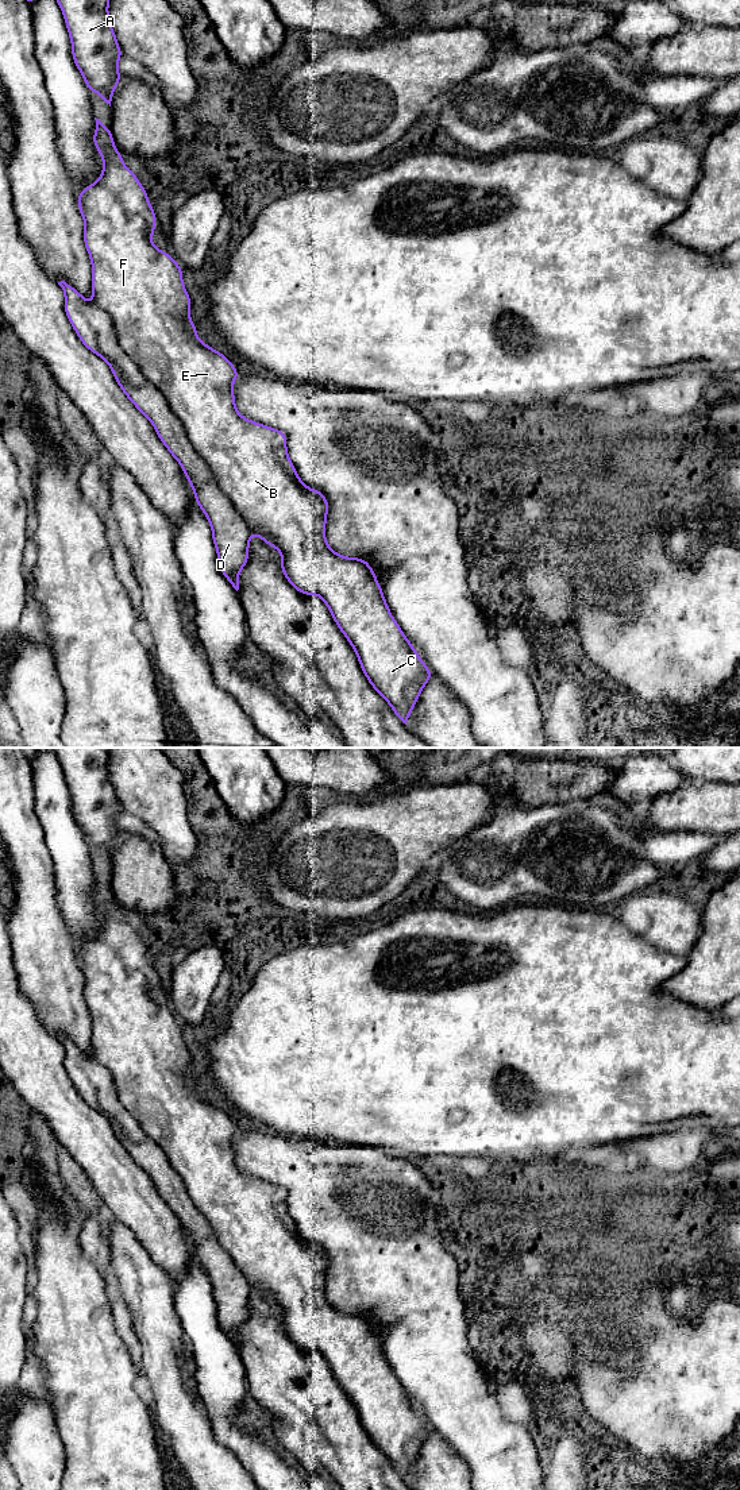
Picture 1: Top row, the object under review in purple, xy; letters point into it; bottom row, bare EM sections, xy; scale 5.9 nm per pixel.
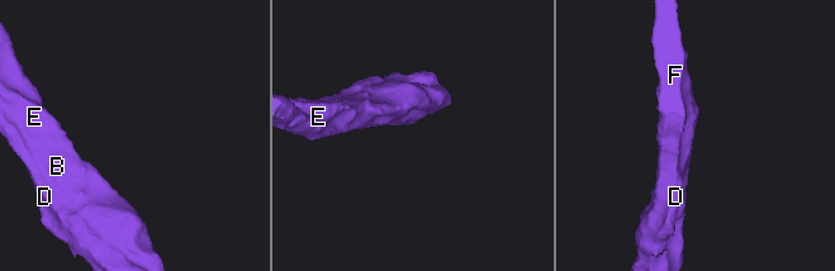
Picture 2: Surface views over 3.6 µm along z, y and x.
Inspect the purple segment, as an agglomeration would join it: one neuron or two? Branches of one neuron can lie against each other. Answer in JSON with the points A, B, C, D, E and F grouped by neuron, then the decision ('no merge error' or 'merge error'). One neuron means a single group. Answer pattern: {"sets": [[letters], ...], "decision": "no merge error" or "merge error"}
{"sets": [["A", "B", "C", "E", "F"], ["D"]], "decision": "merge error"}

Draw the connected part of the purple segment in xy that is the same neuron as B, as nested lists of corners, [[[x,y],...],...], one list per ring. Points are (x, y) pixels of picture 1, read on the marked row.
[[[95,117],[95,120],[93,144],[103,158],[104,167],[97,182],[89,184],[77,196],[80,213],[85,223],[84,242],[92,263],[93,302],[111,316],[119,344],[181,420],[190,444],[242,514],[251,533],[281,552],[281,570],[298,592],[319,595],[324,601],[338,628],[354,648],[369,683],[406,725],[432,672],[393,618],[381,584],[367,560],[346,557],[329,548],[325,540],[329,503],[321,491],[309,489],[298,478],[288,456],[286,435],[239,414],[232,391],[239,371],[223,354],[207,346],[196,335],[197,329],[189,317],[192,301],[182,282],[181,266],[151,242],[157,216],[149,202],[147,190],[131,169],[123,165],[123,155],[115,148],[111,128],[107,128],[99,119]]]

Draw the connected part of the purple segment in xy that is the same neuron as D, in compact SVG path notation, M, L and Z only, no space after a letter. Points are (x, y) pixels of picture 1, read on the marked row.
M65 281L58 285L65 294L65 313L82 344L108 363L120 389L149 418L159 440L184 470L196 502L212 528L220 571L238 591L239 572L248 561L251 529L190 444L181 420L165 397L119 344L111 316Z

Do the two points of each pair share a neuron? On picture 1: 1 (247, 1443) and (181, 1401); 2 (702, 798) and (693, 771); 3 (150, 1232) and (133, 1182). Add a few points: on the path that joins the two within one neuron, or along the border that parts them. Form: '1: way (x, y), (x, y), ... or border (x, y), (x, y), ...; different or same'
1: border (205, 1413), (214, 1436), (226, 1446); different
2: border (689, 780), (713, 780), (725, 784); different
3: way (150, 1220), (135, 1203), (133, 1195); same

